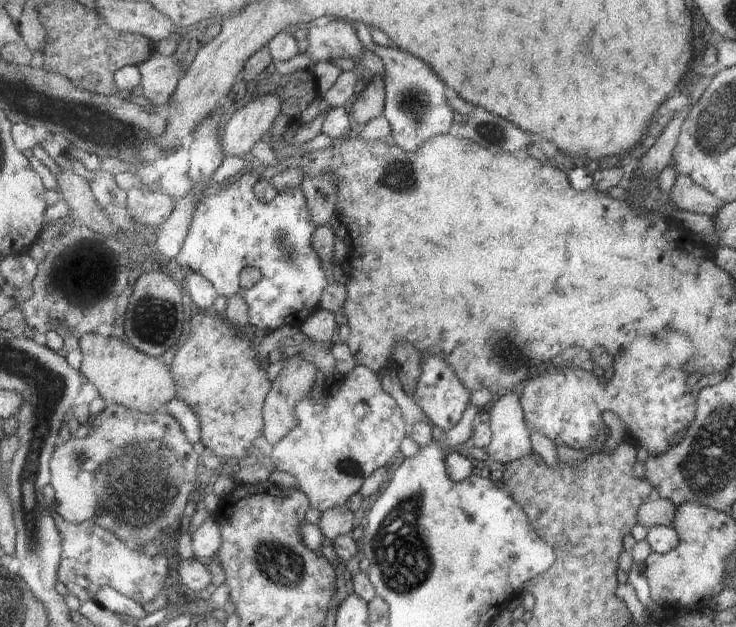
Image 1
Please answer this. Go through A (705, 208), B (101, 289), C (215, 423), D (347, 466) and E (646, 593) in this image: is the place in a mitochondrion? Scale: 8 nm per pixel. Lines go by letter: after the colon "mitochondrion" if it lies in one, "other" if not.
A: other
B: mitochondrion
C: other
D: mitochondrion
E: other

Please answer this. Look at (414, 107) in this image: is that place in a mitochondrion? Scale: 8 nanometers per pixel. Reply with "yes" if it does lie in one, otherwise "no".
yes

